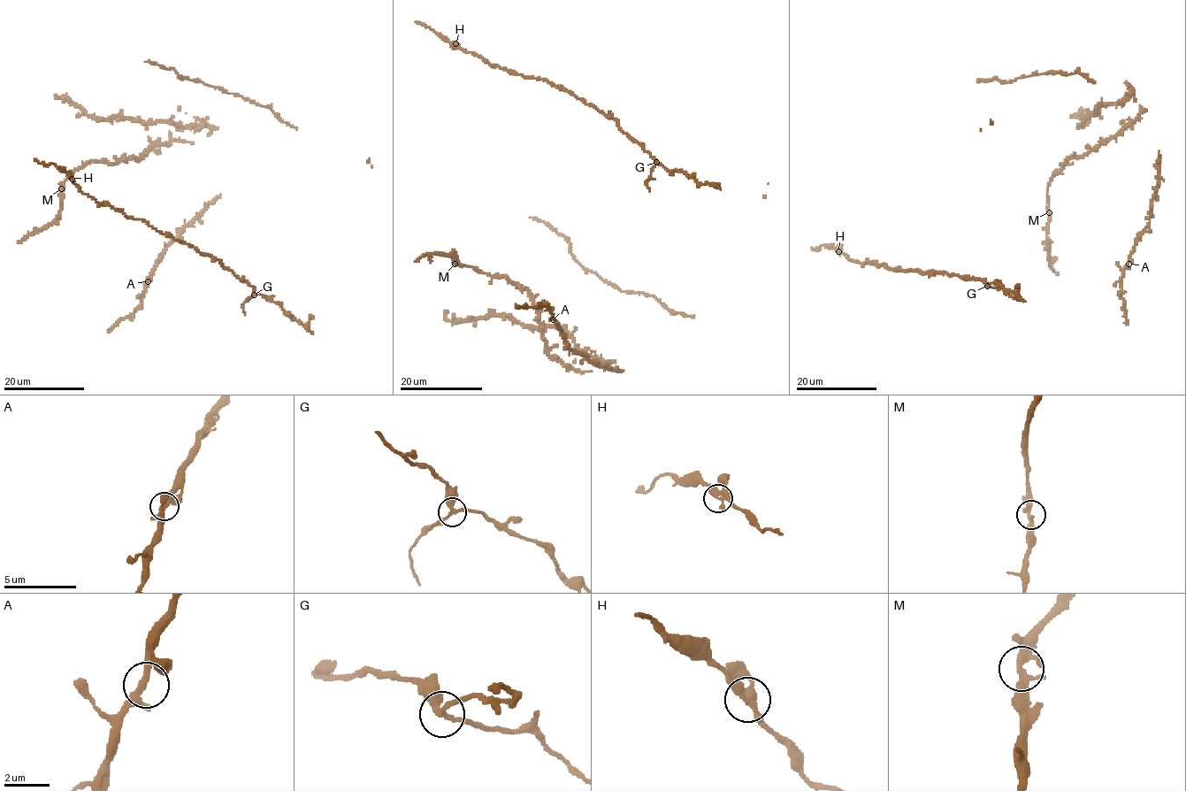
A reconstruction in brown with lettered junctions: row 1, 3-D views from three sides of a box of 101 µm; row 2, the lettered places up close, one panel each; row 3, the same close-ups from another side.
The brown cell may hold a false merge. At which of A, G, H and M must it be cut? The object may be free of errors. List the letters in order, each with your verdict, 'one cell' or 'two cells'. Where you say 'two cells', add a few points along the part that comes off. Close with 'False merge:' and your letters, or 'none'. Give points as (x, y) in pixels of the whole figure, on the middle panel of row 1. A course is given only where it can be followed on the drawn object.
A: one cell
G: two cells | (656, 162), (646, 183), (650, 190)
H: one cell
M: one cell
False merge: G

